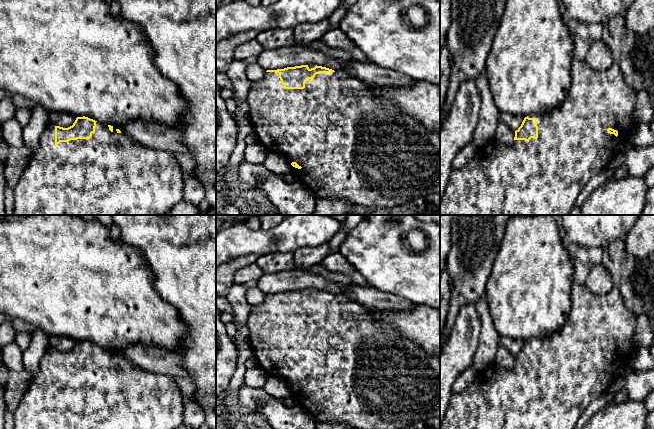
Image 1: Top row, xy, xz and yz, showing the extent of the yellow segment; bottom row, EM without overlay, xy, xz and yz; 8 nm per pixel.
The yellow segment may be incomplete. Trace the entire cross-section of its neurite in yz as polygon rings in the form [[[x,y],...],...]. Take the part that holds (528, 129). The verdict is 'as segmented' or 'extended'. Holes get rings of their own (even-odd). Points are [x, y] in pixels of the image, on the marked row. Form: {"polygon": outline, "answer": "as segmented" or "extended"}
{"polygon": [[[573,58],[571,64],[571,85],[566,99],[556,108],[544,114],[530,114],[525,117],[521,126],[515,131],[514,143],[507,146],[495,138],[487,144],[478,147],[473,160],[459,170],[452,170],[448,185],[440,199],[440,215],[570,215],[576,199],[589,180],[601,172],[614,156],[621,150],[623,144],[631,138],[634,129],[631,115],[635,108],[637,92],[624,80],[622,70],[614,62],[608,70],[596,71],[590,68],[585,60]]], "answer": "extended"}

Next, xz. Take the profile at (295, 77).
{"polygon": [[[313,64],[267,70],[261,80],[252,82],[248,91],[249,119],[257,141],[269,151],[274,151],[287,157],[293,166],[290,173],[305,188],[309,189],[317,199],[341,198],[348,200],[355,206],[363,205],[379,210],[402,205],[427,195],[440,193],[440,134],[426,129],[416,118],[401,113],[396,105],[381,97],[377,97],[373,92],[373,87],[373,84],[354,77],[346,70],[334,71]]], "answer": "extended"}

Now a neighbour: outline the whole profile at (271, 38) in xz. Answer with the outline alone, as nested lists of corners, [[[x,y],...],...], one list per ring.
[[[293,28],[267,29],[261,31],[256,40],[262,45],[263,49],[279,49],[296,45]]]

